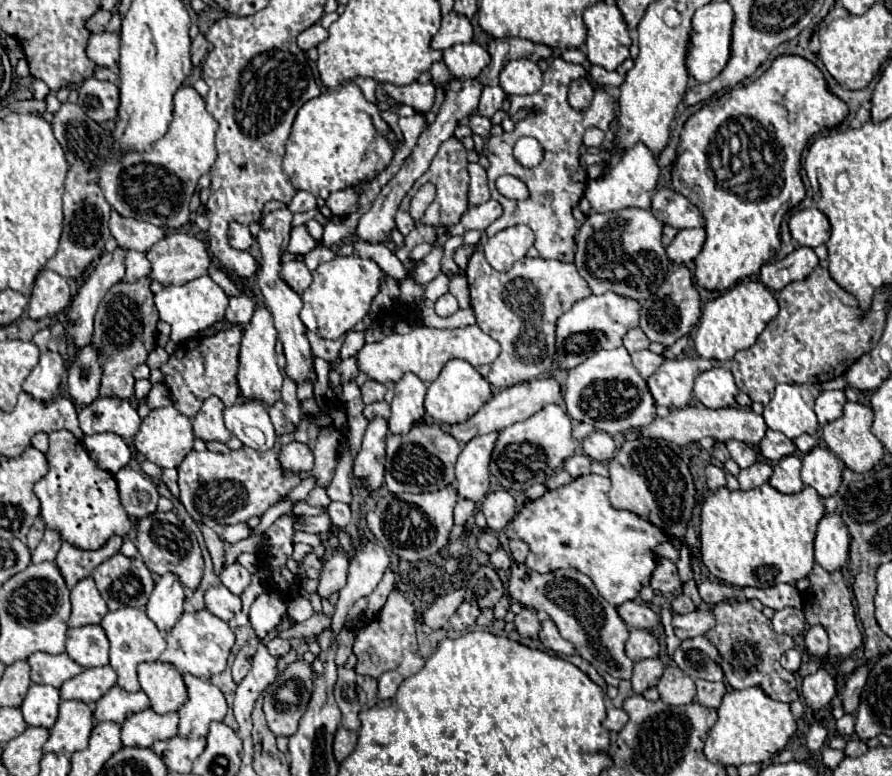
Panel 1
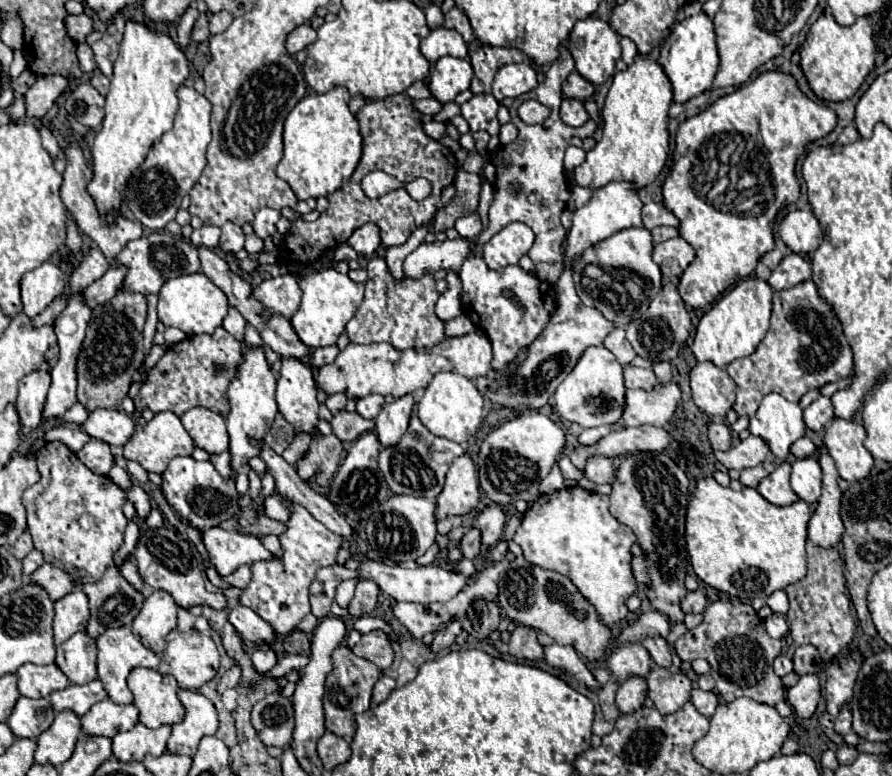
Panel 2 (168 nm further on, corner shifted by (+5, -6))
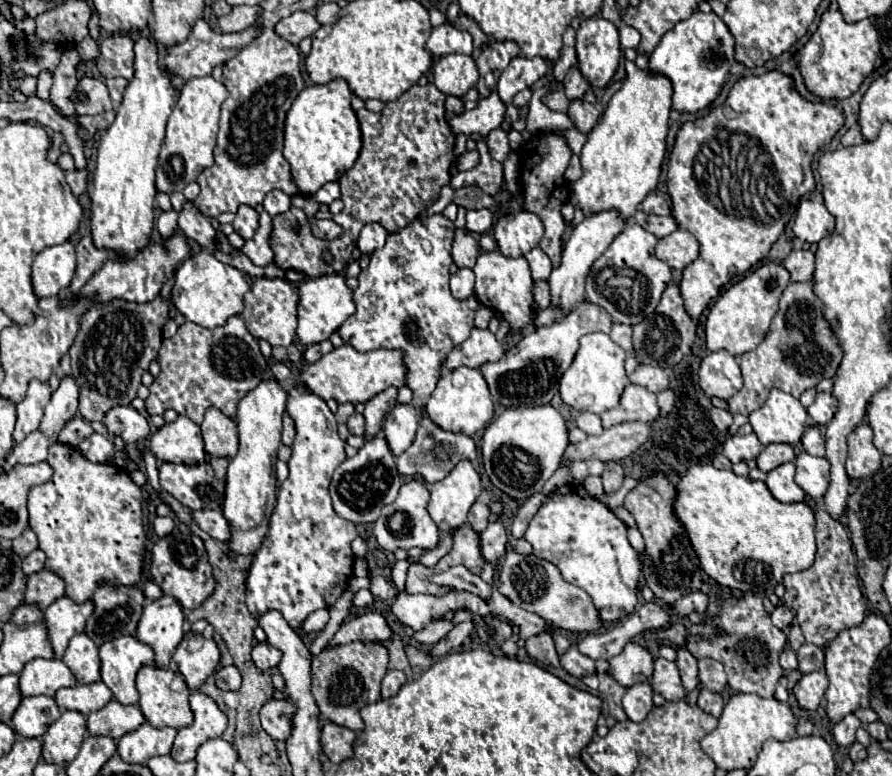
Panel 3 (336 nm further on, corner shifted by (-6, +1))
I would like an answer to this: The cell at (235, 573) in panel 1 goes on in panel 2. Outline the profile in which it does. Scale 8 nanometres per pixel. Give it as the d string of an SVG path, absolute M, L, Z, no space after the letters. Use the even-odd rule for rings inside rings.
M220 526L206 530L202 540L210 554L210 562L222 578L230 576L242 564L254 564L274 557L254 536L242 536L234 530L228 532Z

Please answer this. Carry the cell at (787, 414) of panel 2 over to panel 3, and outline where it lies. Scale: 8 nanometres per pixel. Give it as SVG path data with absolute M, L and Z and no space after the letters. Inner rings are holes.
M771 389L763 407L749 415L749 423L763 445L795 445L801 441L801 435L805 433L807 411L793 395L783 393L781 389Z

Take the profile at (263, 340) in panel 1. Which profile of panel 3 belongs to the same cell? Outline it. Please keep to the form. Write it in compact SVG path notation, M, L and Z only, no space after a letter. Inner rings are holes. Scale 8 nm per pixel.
M275 379L261 381L239 403L235 417L239 427L239 453L229 461L223 501L223 515L231 527L227 547L235 555L255 555L267 533L269 517L273 513L273 489L277 489L275 463L281 445L281 417L285 413L285 403L287 393Z

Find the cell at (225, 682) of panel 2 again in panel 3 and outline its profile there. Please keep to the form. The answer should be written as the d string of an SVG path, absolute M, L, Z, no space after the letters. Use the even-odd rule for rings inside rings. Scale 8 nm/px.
M235 665L223 667L215 673L215 681L221 691L237 691L241 687L241 673L237 671Z

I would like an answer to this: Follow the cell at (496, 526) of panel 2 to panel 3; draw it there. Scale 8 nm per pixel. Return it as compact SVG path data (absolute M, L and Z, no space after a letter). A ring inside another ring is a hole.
M491 521L481 533L481 553L489 563L499 561L507 553L507 531L501 521Z

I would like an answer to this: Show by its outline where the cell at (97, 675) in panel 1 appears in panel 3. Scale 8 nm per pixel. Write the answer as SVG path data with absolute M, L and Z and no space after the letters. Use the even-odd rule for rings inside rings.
M103 681L91 685L75 685L67 689L59 689L55 693L55 701L63 711L79 711L89 715L101 707L105 707L113 699L109 687Z

